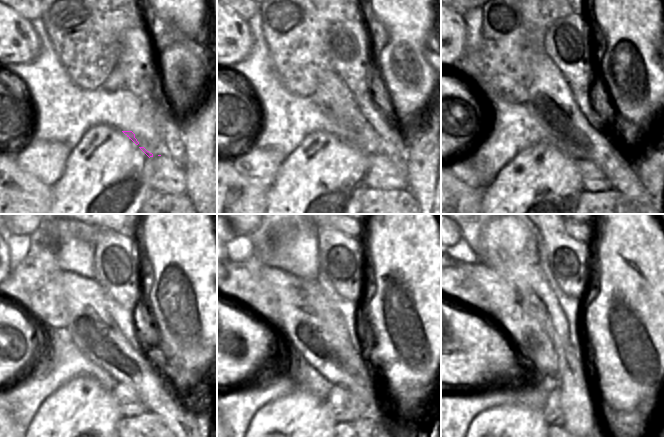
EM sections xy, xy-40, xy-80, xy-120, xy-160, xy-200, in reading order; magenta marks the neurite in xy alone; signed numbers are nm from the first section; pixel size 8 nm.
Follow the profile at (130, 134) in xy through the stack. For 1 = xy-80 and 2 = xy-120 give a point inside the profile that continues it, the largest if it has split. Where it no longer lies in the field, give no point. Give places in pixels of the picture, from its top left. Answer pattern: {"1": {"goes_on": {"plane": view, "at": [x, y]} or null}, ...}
{"1": {"goes_on": {"plane": "xy-80", "at": [621, 175]}}, "2": {"goes_on": {"plane": "xy-120", "at": [171, 403]}}}

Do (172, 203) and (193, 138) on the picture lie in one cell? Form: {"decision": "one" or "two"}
{"decision": "two"}

